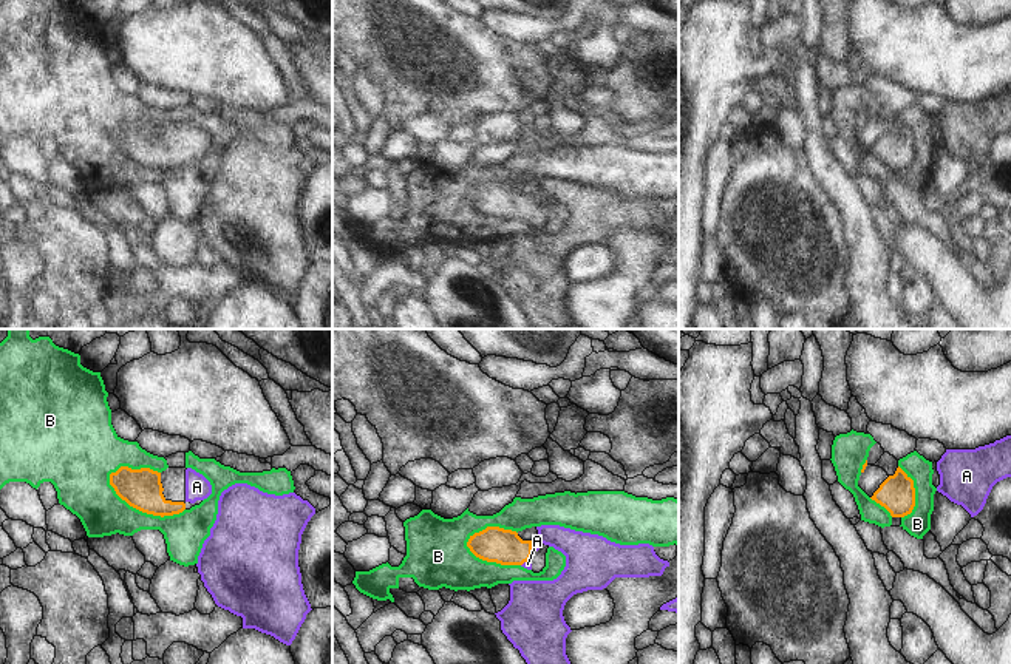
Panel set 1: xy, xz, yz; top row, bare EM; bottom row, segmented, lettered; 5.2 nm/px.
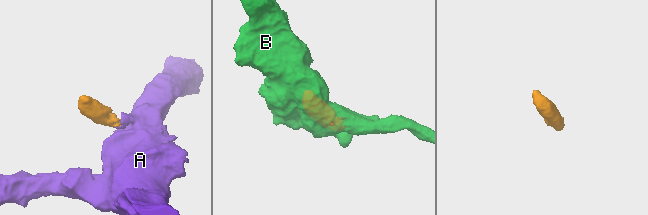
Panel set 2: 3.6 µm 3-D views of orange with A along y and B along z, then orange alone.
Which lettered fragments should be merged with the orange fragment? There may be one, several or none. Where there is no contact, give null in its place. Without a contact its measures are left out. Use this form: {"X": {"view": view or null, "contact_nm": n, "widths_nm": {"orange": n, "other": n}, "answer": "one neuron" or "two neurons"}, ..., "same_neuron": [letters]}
{"A": {"view": "xz", "contact_nm": 60, "widths_nm": {"orange": 190, "other": 40}, "answer": "one neuron"}, "B": {"view": "xy", "contact_nm": 440, "widths_nm": {"orange": 200, "other": 240}, "answer": "two neurons"}, "same_neuron": ["A"]}

